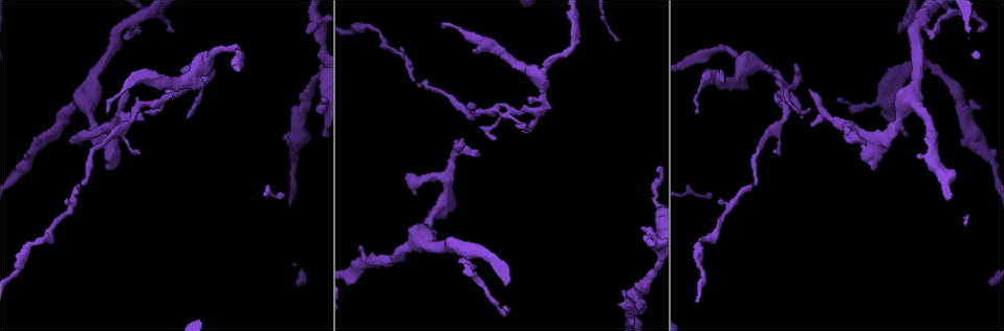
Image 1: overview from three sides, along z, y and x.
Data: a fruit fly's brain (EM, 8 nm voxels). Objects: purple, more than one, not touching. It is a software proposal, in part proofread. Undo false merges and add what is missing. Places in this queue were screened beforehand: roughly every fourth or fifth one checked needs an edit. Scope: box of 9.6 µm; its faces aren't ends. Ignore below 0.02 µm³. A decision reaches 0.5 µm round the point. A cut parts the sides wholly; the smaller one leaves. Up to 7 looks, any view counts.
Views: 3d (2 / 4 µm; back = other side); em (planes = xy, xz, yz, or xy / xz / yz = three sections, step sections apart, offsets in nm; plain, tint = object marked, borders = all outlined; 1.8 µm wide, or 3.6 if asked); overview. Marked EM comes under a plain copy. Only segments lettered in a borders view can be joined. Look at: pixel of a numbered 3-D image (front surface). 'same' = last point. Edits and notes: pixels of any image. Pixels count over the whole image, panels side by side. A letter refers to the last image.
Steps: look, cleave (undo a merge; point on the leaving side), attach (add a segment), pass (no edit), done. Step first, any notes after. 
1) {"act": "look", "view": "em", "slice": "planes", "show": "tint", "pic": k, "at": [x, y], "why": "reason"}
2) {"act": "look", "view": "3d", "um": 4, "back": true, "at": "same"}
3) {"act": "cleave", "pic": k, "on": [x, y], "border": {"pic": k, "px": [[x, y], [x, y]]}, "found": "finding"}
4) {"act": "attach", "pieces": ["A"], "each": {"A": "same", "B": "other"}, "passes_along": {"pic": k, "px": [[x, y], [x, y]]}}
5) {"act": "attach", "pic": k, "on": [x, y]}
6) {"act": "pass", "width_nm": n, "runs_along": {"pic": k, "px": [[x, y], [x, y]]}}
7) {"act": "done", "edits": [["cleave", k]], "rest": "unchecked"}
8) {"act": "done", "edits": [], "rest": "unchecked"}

{"act": "look", "view": "em", "slice": "xy", "step": 8, "show": "borders", "pic": 1, "at": [365, 26], "why": "thin neck"}

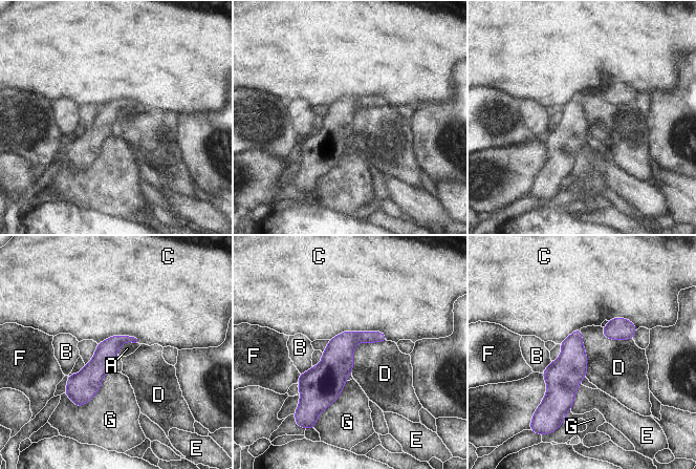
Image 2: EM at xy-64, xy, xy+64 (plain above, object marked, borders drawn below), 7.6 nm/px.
{"act": "look", "view": "em", "slice": "planes", "show": "borders", "at": "same"}

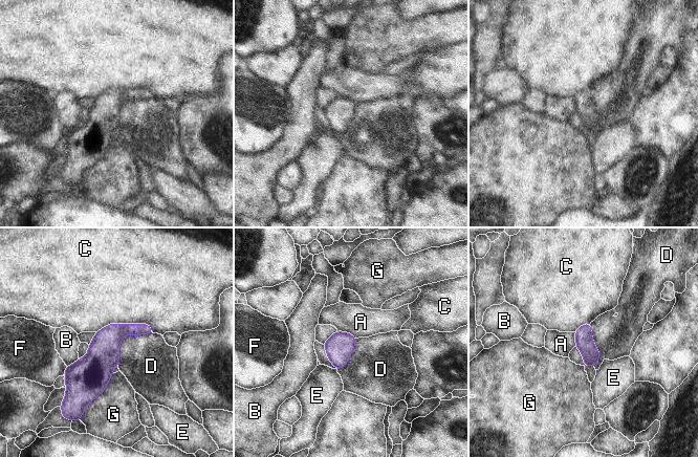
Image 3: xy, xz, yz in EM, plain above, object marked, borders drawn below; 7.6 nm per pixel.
{"act": "pass", "width_nm": 130, "longest_contact_nm": ["C", 440], "each": {"A": "other", "B": "other", "C": "other", "D": "other", "E": "other", "F": "other", "G": "other"}, "found": "all the same neuron"}

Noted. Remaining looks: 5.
{"act": "look", "view": "em", "slice": "planes", "show": "tint", "pic": 1, "at": [472, 39], "why": "sudden change in width"}

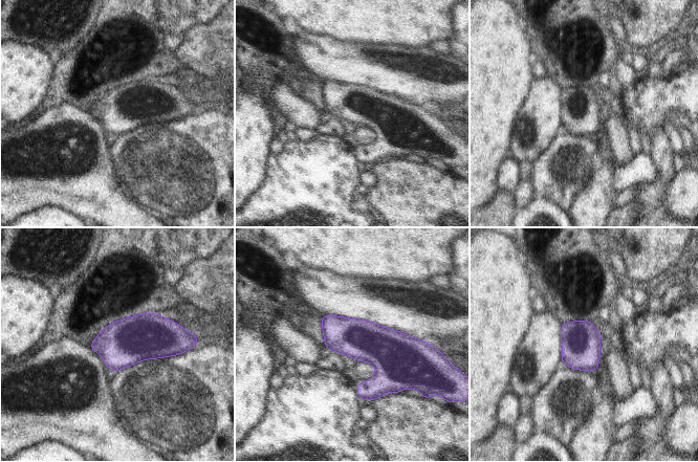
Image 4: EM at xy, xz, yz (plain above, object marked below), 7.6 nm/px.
{"act": "look", "view": "em", "slice": "planes", "show": "borders", "at": "same"}

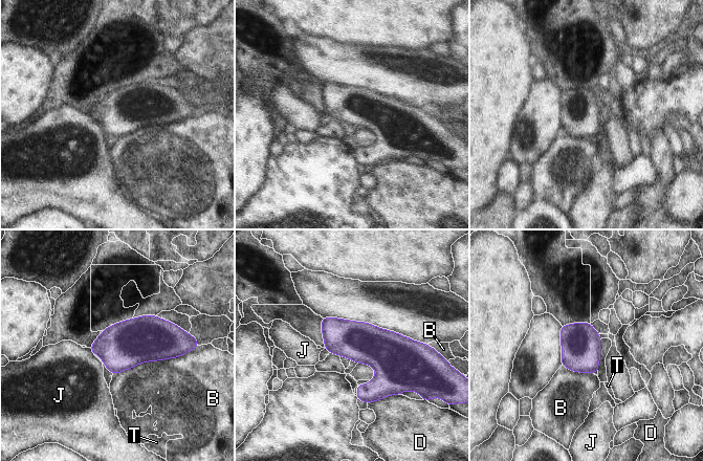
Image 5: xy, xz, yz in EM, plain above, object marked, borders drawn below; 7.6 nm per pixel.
{"act": "pass", "each": {"B": "other", "D": "other", "J": "other", "T": "other"}, "found": "one neuron here"}

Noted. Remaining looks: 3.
{"act": "look", "view": "em", "slice": "planes", "show": "borders", "pic": 1, "at": [746, 86], "why": "branch stops here"}

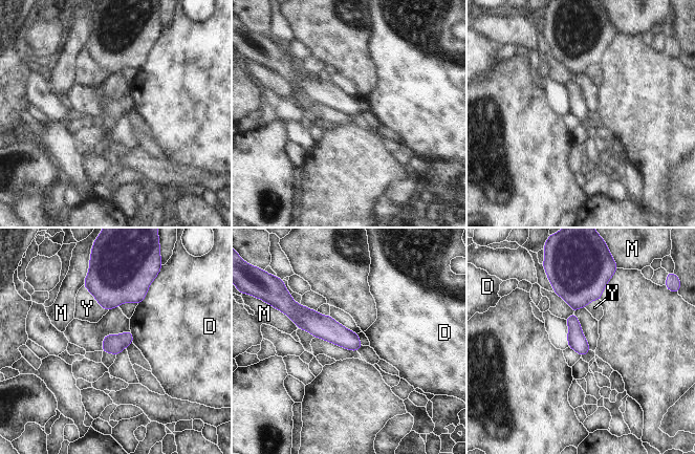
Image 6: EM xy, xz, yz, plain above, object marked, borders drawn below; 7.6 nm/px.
{"act": "pass", "width_nm": 140, "each": {"D": "other", "M": "other", "Y": "other"}, "runs_along": {"pic": 6, "px": [[296, 312], [357, 345]]}, "found": "no lettered segment goes on from it"}

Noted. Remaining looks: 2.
{"act": "done", "edits": [], "rest": "unchecked"}

